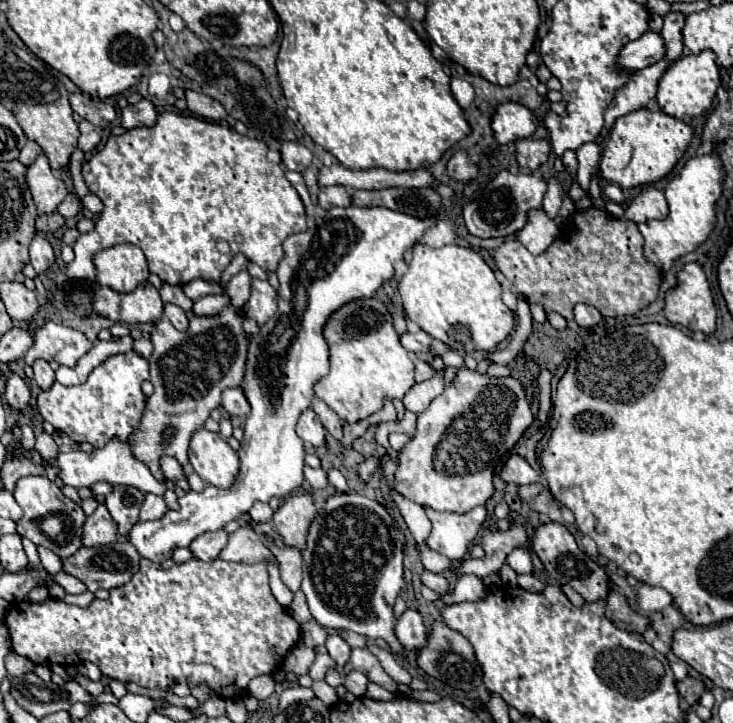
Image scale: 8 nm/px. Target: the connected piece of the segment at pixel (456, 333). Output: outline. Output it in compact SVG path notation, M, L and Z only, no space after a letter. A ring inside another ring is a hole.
M416 243L412 249L412 261L408 271L402 275L398 285L406 315L420 325L430 337L446 343L452 351L460 355L468 355L474 351L494 351L498 343L510 337L514 329L514 313L502 303L502 287L494 277L494 271L486 265L482 255L478 255L470 247L462 245L446 245L442 249L434 249L424 243Z

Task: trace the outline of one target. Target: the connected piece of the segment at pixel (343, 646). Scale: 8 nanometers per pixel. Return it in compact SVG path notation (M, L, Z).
M330 633L328 635L328 639L326 639L326 649L328 649L328 653L330 653L330 657L342 667L346 661L348 661L348 657L350 657L350 645L338 635L338 633Z

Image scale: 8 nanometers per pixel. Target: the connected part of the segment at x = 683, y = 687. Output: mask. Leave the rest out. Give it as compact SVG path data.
M686 677L686 679L678 681L678 693L680 693L680 697L686 703L696 705L698 699L702 697L702 693L704 693L704 685L702 685L702 681L696 681L692 677Z

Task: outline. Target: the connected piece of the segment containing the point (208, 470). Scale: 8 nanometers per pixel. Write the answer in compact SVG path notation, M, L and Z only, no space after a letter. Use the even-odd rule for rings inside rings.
M198 429L190 439L188 449L194 471L214 487L230 487L238 475L238 453L218 435L208 429Z

